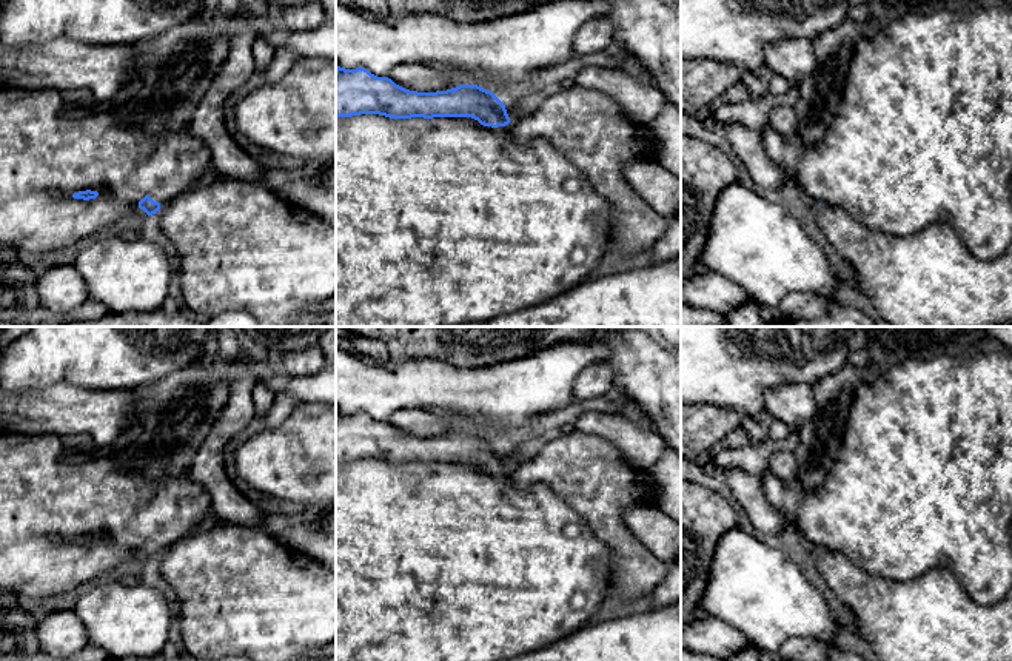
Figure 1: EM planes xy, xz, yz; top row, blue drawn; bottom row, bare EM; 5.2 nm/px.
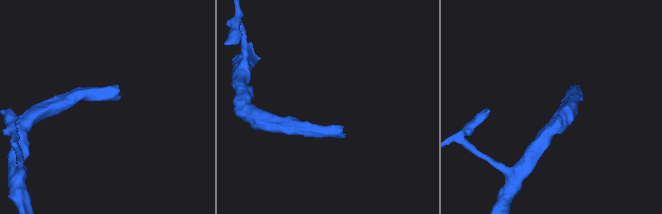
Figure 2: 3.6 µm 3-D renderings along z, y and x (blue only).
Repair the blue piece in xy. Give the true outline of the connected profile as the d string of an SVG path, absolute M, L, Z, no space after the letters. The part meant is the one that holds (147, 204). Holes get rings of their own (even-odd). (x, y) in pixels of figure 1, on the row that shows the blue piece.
M0 88L0 245L12 251L69 250L91 236L145 220L163 205L209 177L211 154L188 129L148 136L125 125L111 111L75 114L54 89Z

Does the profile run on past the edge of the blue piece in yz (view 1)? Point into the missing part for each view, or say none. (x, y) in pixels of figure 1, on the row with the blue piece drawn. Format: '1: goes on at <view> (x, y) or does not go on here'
1: does not go on here

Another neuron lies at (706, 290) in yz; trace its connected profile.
M704 268L681 284L681 305L727 316L744 302L755 302L767 324L784 317L779 308L758 302L738 284Z

